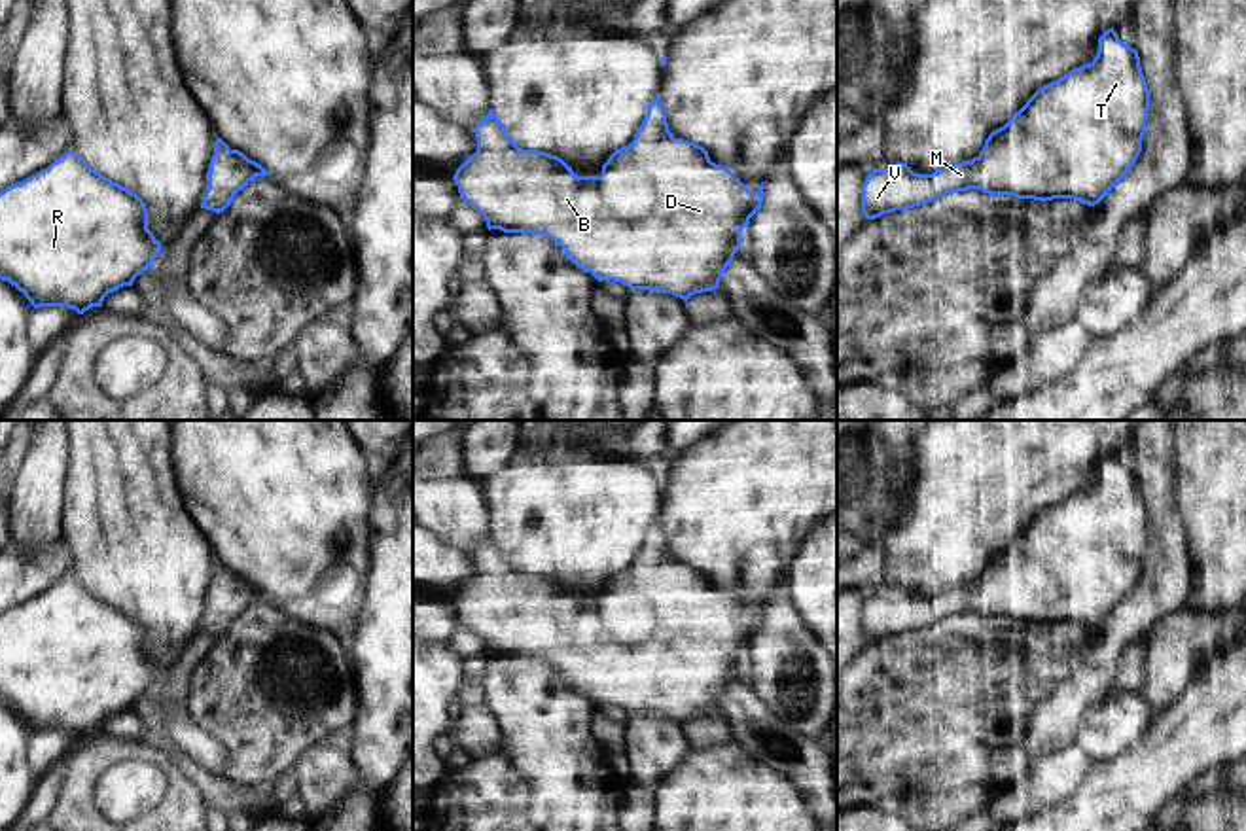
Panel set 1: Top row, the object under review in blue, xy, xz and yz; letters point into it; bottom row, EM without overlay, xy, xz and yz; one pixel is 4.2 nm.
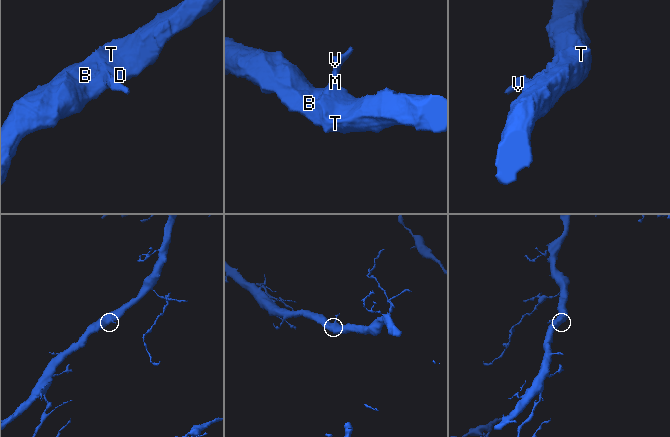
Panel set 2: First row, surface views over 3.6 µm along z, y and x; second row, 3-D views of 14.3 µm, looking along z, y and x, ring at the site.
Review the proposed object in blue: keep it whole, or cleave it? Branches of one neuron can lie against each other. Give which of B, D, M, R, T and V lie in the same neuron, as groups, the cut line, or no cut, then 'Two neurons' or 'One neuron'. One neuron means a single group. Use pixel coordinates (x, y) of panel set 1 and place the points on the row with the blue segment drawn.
Groups: B D M R T V. No split. One neuron.

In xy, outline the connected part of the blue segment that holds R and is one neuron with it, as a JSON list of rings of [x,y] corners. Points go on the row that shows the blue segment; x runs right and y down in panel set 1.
[[[74,150],[47,168],[0,191],[0,280],[23,292],[34,309],[66,307],[83,314],[93,307],[102,307],[108,293],[133,286],[159,252],[161,242],[148,229],[146,203],[91,168]]]

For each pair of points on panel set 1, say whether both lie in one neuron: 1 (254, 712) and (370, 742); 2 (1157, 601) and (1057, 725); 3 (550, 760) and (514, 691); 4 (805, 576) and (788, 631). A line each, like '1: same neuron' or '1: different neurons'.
1: different neurons
2: same neuron
3: same neuron
4: different neurons

